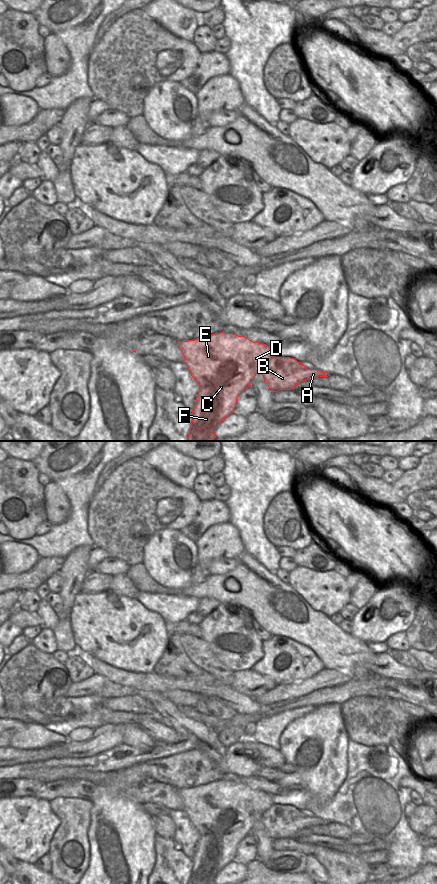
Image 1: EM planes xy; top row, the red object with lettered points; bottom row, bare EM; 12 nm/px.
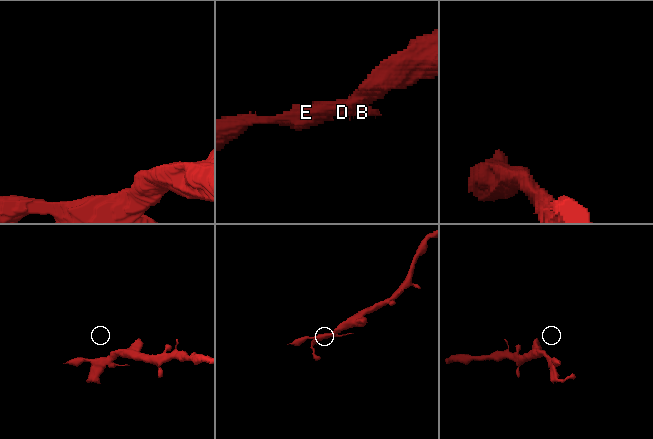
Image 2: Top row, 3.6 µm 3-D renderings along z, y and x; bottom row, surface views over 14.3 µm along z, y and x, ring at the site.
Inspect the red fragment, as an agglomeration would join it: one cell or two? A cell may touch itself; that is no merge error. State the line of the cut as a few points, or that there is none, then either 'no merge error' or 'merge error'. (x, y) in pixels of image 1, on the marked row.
cut in xy along (272, 356), (260, 371); merge error

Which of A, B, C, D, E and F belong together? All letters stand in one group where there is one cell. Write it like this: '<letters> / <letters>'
A B / C D E F

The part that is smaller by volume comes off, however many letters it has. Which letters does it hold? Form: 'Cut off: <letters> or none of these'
Cut off: A, B

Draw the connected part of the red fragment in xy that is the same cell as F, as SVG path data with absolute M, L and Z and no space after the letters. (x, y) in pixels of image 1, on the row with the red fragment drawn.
M215 333L195 340L178 341L191 376L199 385L192 409L193 419L186 441L213 441L216 428L233 413L237 398L273 357L272 348L233 333Z

